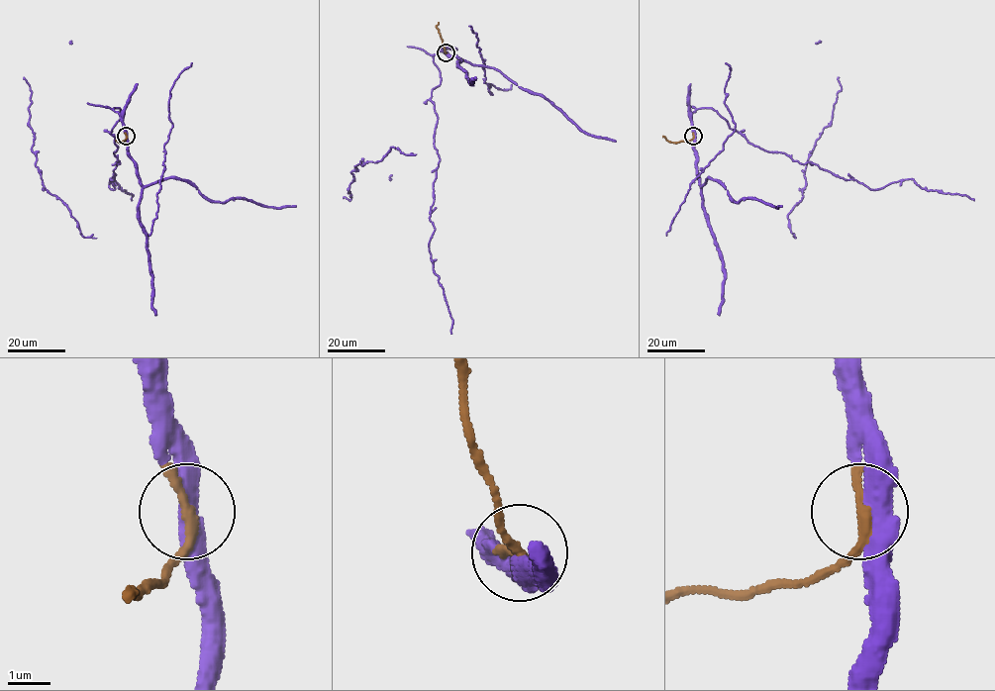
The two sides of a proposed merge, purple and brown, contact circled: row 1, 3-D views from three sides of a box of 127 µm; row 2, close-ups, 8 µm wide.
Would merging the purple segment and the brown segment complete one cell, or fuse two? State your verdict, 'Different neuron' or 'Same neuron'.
Same neuron

